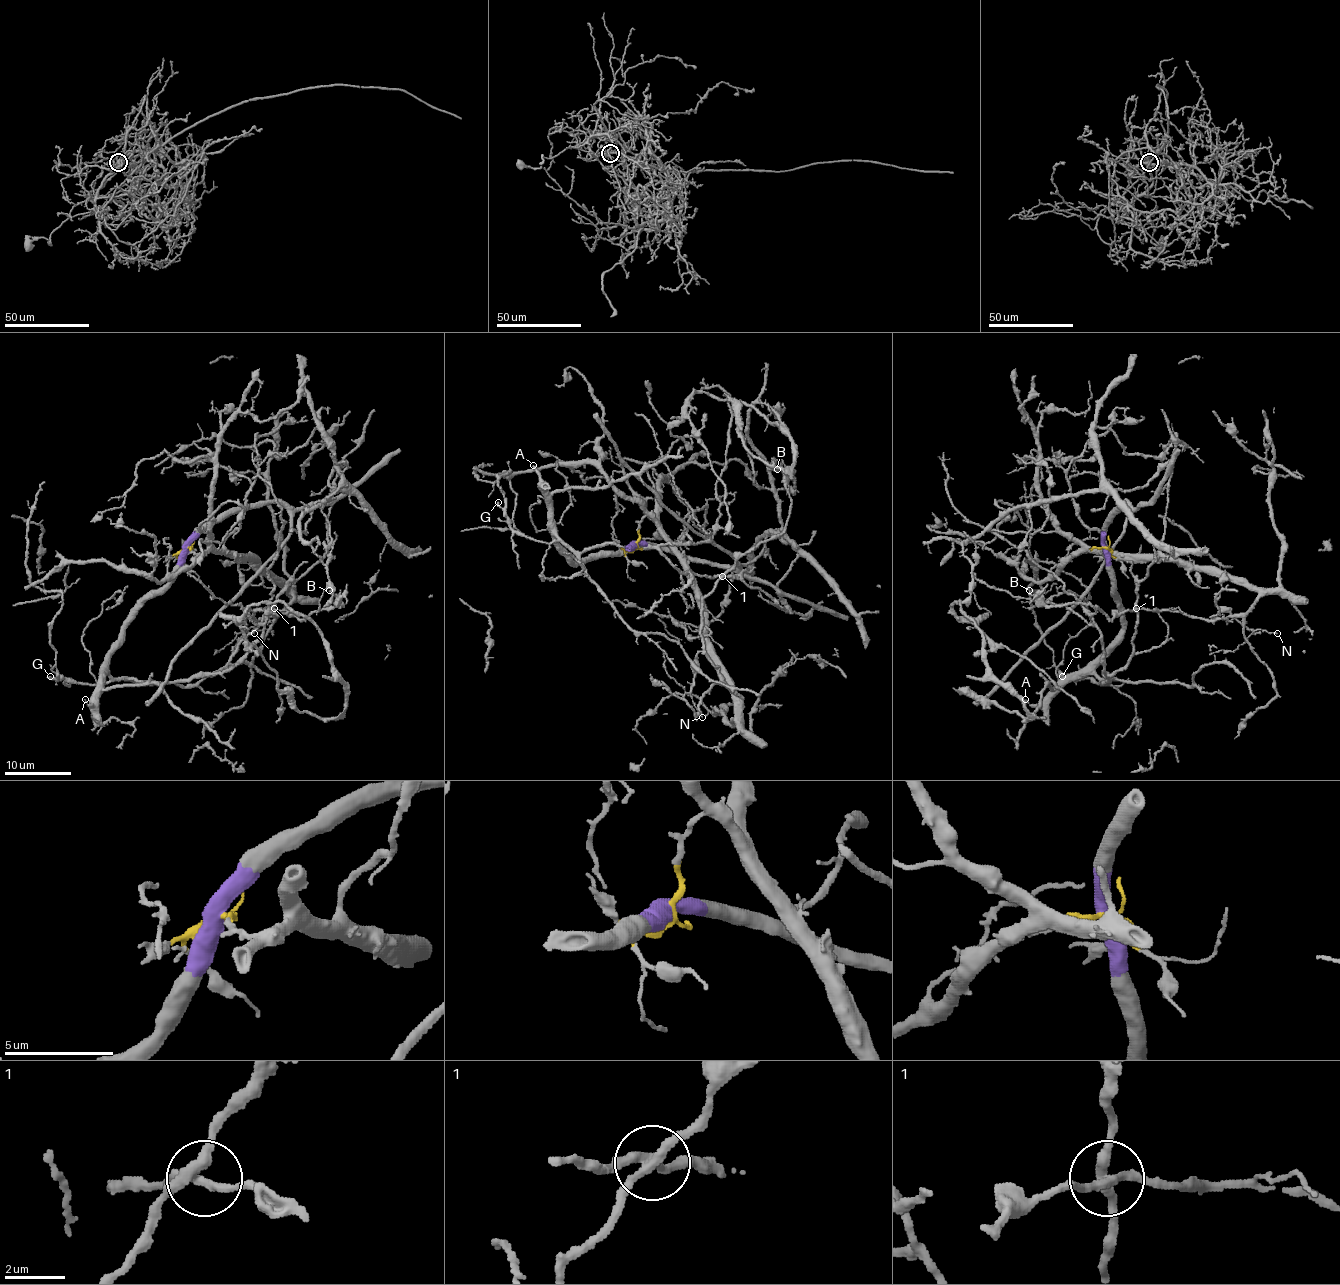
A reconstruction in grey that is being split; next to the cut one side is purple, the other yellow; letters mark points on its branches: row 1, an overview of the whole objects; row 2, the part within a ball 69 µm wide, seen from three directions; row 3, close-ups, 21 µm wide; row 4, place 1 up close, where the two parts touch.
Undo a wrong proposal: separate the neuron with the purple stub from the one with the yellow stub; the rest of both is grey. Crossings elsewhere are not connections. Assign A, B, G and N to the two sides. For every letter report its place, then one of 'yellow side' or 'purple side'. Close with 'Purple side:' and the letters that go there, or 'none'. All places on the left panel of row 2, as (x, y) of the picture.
A: place (85, 699); purple side
B: place (329, 590); yellow side
G: place (50, 676); purple side
N: place (254, 633); yellow side
Purple side: A, G

